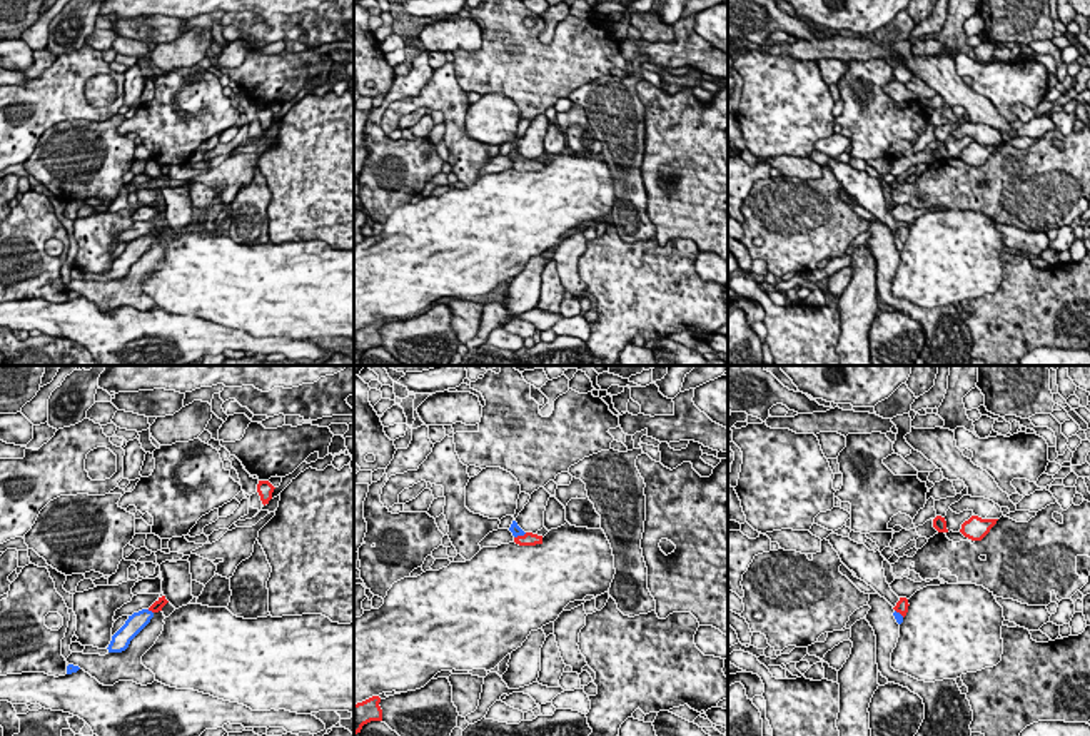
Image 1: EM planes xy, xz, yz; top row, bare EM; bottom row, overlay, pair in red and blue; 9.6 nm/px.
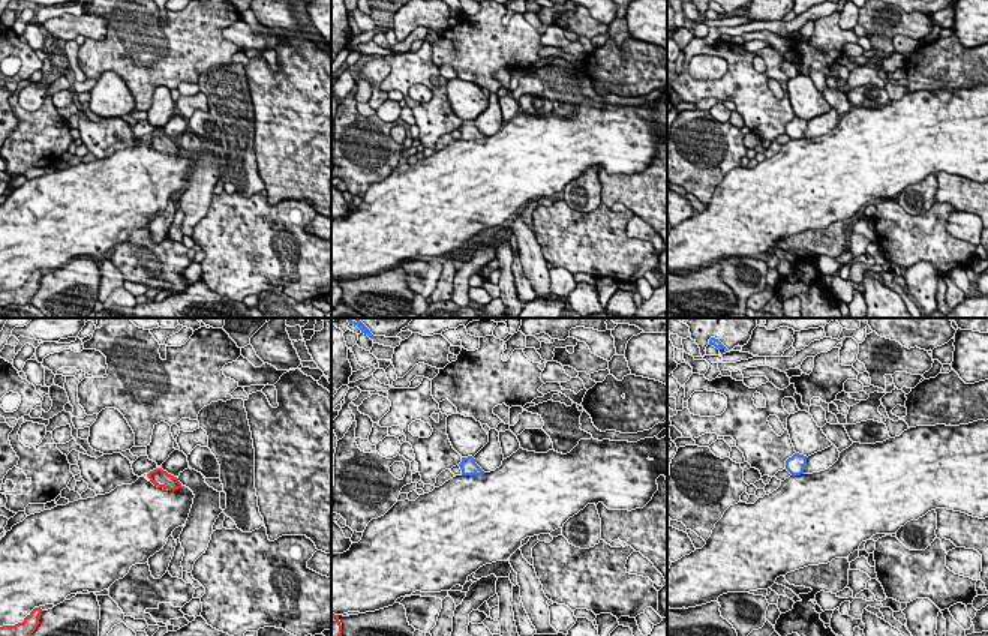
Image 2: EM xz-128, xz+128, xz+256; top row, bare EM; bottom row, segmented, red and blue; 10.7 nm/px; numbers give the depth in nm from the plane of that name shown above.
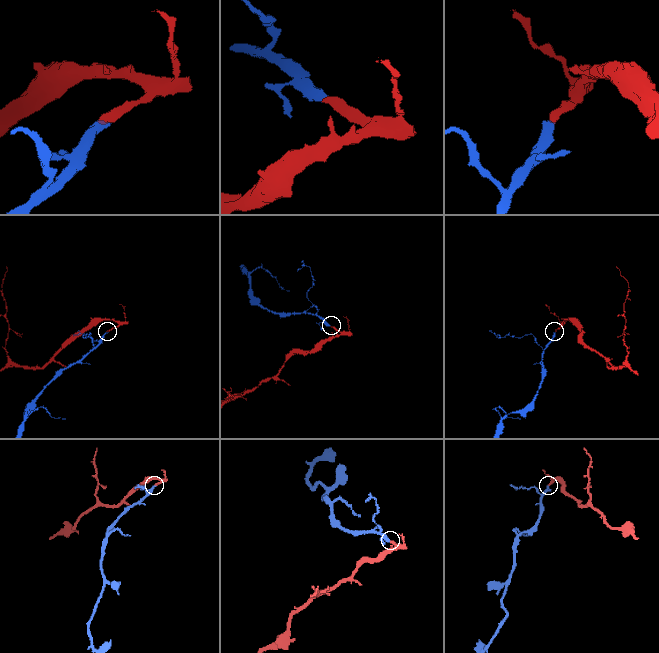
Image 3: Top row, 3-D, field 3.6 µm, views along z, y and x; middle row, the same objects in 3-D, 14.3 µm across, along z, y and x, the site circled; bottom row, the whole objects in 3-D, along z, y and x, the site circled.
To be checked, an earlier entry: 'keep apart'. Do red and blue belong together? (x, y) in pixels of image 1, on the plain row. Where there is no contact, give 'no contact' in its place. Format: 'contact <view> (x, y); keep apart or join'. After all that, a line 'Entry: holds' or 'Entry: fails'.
contact xy (151, 236); join
Entry: fails

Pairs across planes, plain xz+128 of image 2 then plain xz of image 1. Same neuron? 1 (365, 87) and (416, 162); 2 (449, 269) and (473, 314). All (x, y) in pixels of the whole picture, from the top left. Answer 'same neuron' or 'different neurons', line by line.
1: different neurons
2: different neurons

